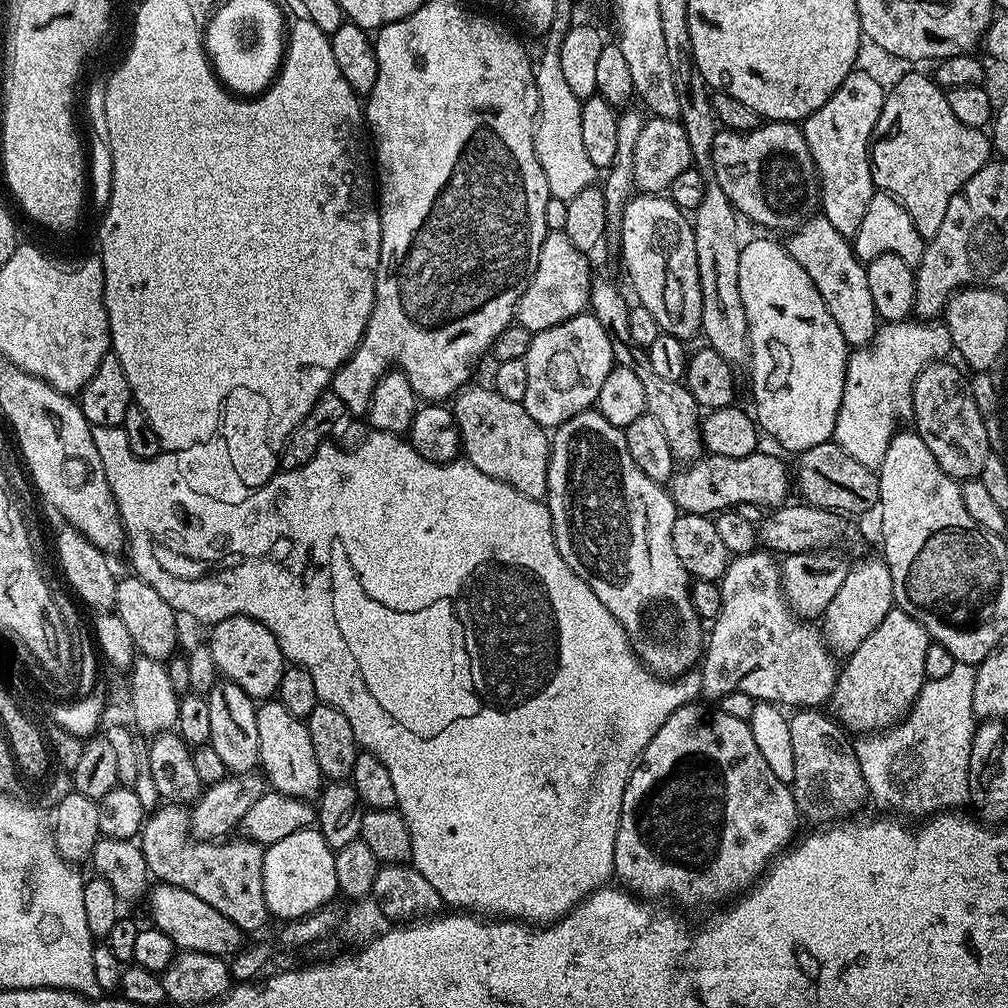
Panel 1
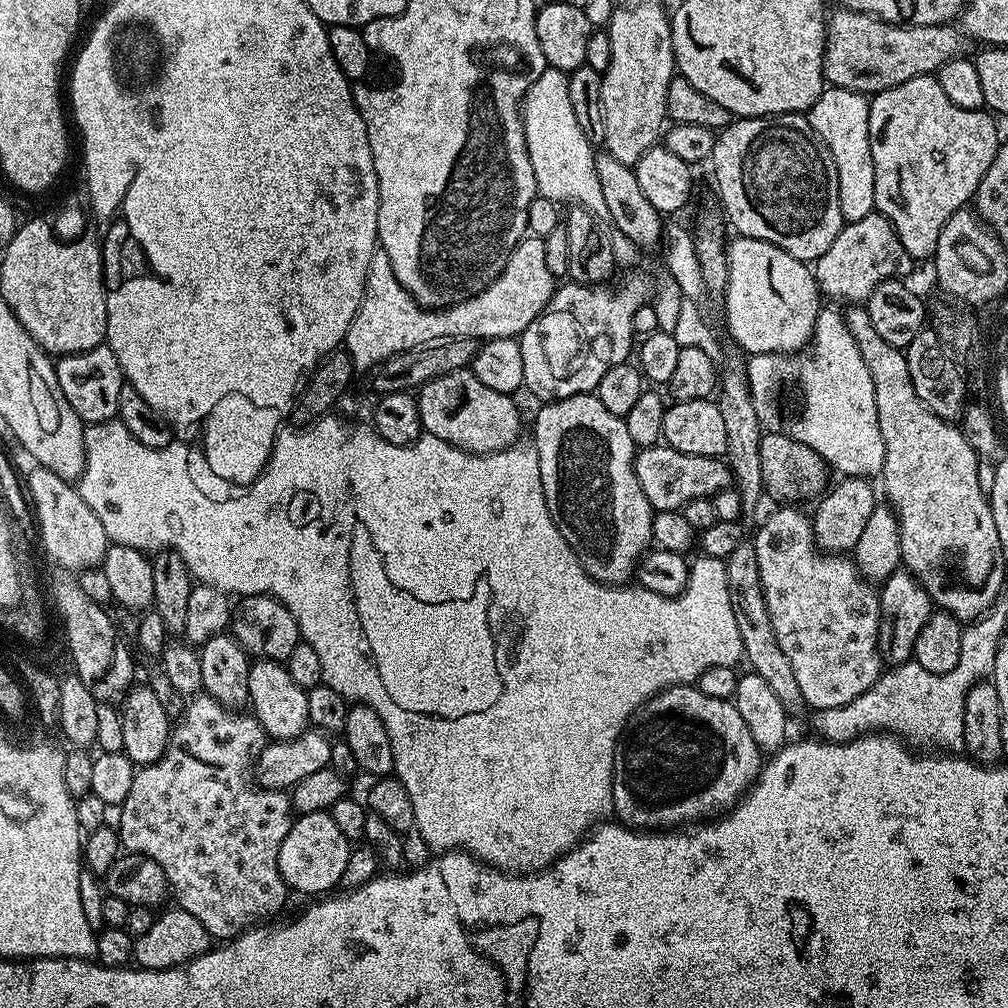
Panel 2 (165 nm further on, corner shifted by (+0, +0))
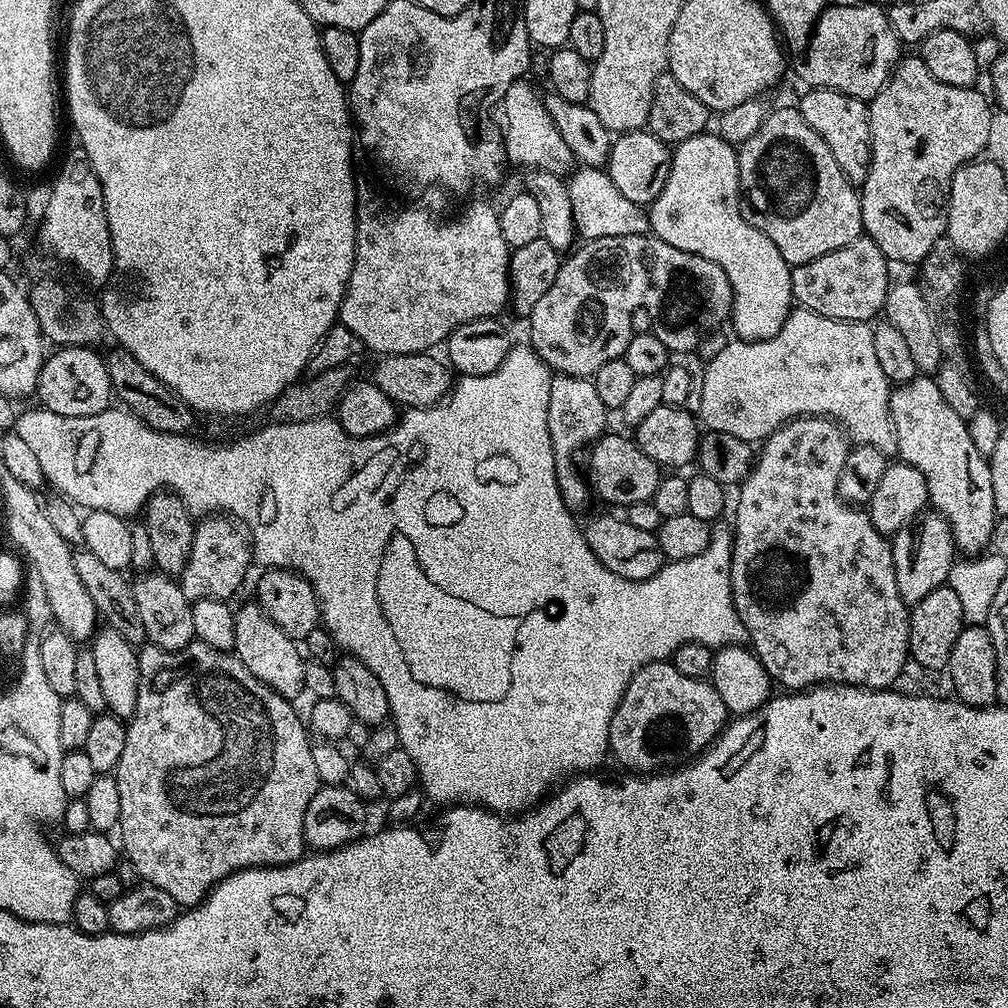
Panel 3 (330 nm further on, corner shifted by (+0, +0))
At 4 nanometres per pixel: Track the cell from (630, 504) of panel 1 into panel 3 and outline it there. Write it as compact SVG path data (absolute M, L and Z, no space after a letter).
M559 374L553 375L552 381L550 382L550 406L548 407L548 429L550 430L550 442L554 446L554 458L556 459L556 478L558 480L558 490L562 496L562 502L564 505L573 510L579 510L580 507L583 506L584 503L587 502L588 496L590 497L590 485L586 479L585 473L583 471L580 472L576 469L576 451L579 448L587 449L589 445L593 442L600 439L601 436L605 435L606 427L604 428L604 423L607 422L609 413L606 411L604 407L604 403L602 402L602 398L598 398L598 390L594 390L594 386L592 385L591 379L582 377L582 376L561 376Z

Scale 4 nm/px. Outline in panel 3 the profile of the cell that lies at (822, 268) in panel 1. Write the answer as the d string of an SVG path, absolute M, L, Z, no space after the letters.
M918 374L910 382L895 385L888 394L888 409L896 435L899 459L922 472L922 478L926 480L929 505L946 518L957 549L969 557L981 555L990 545L992 527L998 519L994 506L994 486L990 482L989 457L978 454L970 439L966 421L954 414L953 408L946 403L946 398L942 398L931 375Z

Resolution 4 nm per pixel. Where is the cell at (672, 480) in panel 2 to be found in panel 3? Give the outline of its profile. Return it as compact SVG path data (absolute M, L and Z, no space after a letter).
M609 431L591 445L586 467L586 479L591 491L596 492L608 504L627 506L634 502L651 500L654 490L658 488L662 479L662 469L637 446L635 439L619 436Z

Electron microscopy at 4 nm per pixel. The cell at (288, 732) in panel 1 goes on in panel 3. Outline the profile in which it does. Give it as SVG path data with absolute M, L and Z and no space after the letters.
M255 602L244 604L235 609L236 617L236 647L234 654L243 661L244 665L270 690L282 694L286 699L295 701L296 695L304 692L304 665L305 657L302 655L302 648L297 641L292 640L270 622L270 618L260 609Z

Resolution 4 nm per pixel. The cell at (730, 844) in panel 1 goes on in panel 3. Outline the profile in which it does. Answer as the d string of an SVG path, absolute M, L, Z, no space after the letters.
M659 660L653 664L642 666L630 678L618 706L614 710L614 718L610 718L608 731L608 746L611 755L621 764L621 769L632 774L655 774L665 766L677 763L676 756L680 758L695 758L704 749L709 748L716 741L717 736L724 731L729 723L730 714L718 698L718 690L704 678L686 678L668 660Z

